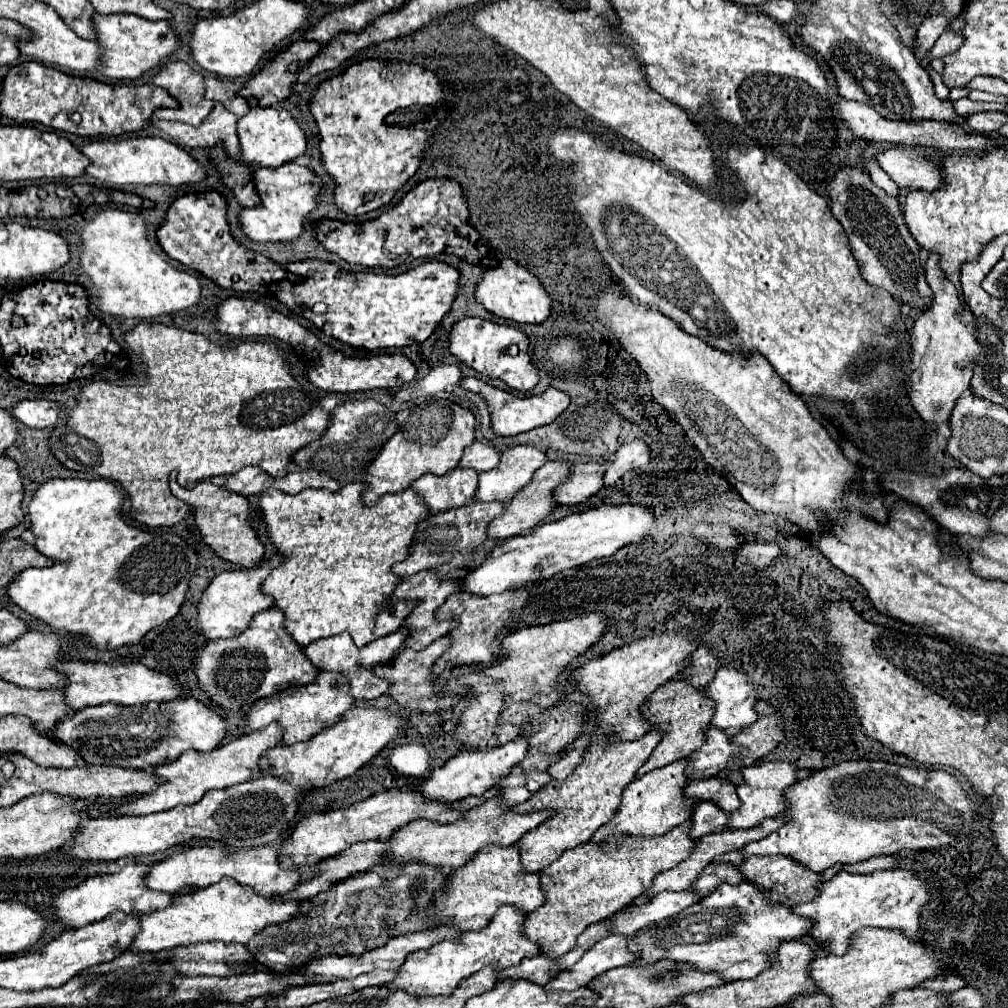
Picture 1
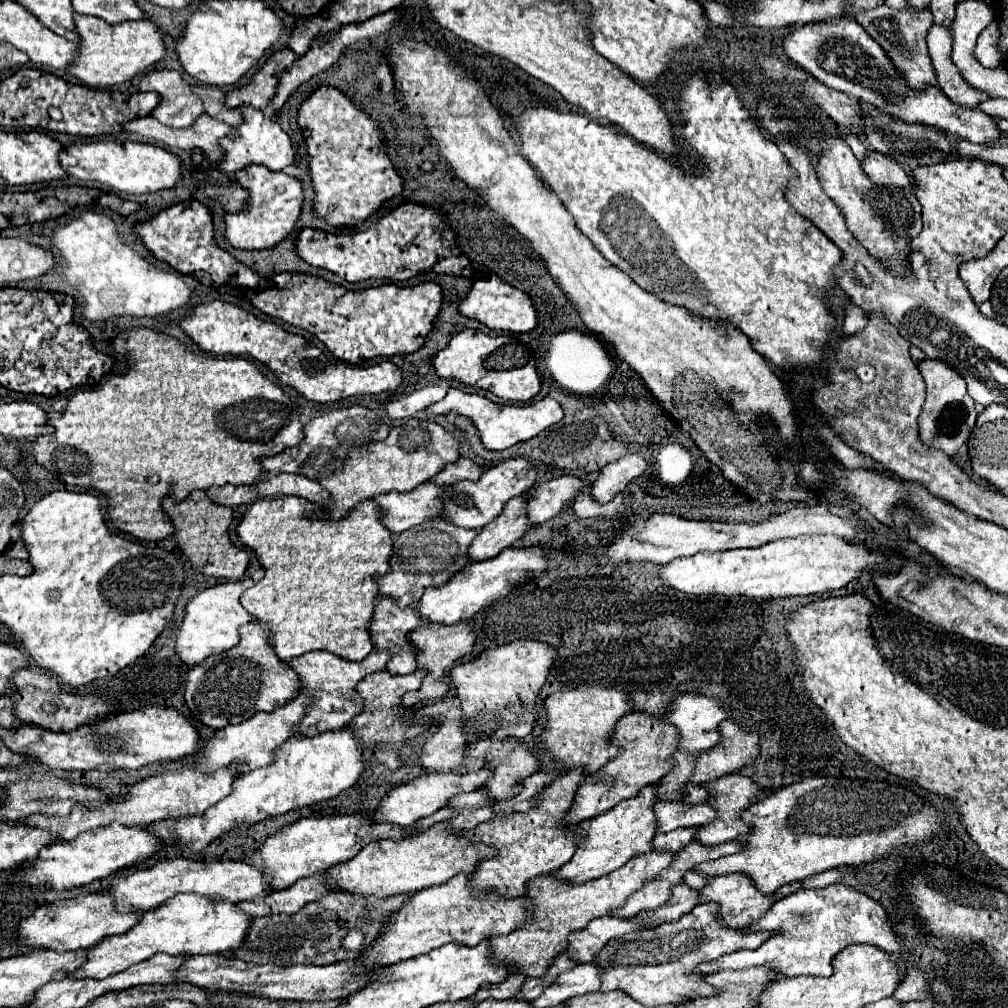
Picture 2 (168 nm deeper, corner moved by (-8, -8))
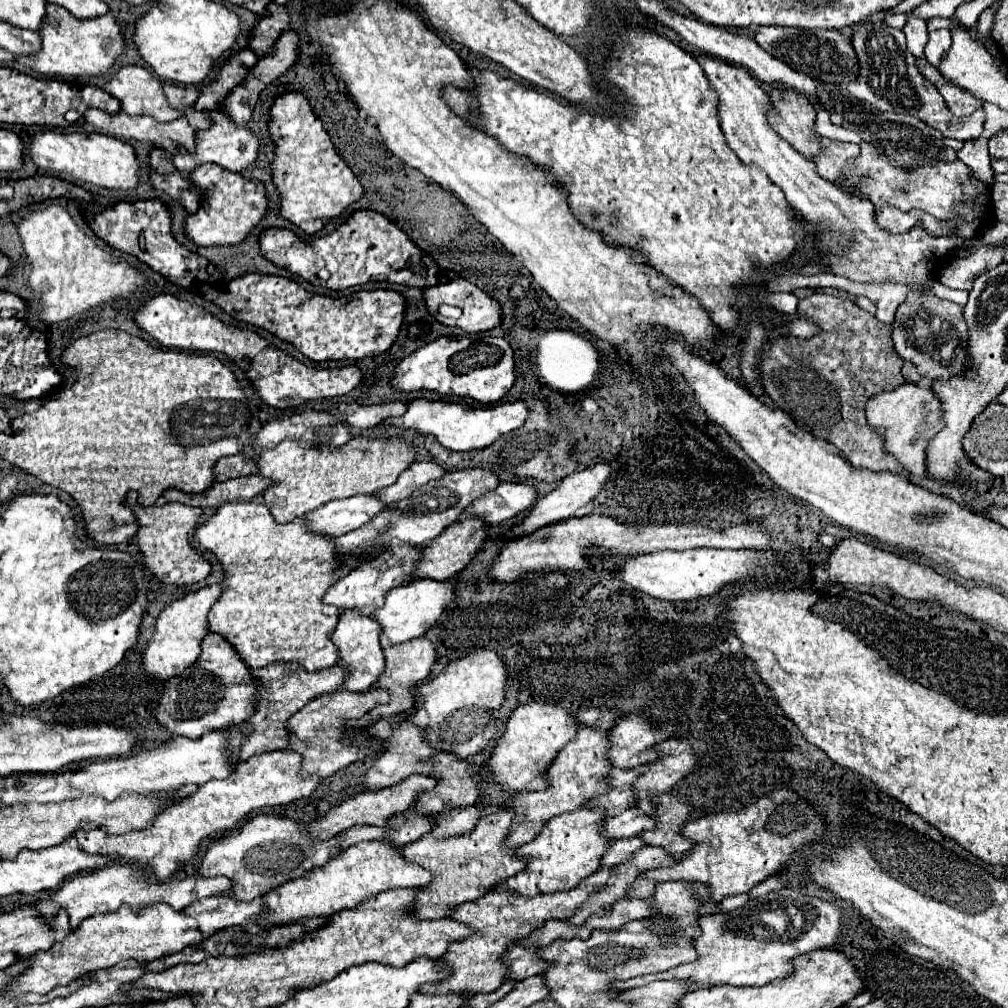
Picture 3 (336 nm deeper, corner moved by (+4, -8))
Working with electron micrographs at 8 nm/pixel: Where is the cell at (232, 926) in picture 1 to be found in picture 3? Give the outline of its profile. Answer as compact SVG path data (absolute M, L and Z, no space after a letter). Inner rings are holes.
M167 904L143 906L137 912L133 912L131 906L121 906L119 910L115 910L115 914L95 914L83 920L77 926L75 934L71 934L71 938L59 942L59 946L51 946L51 950L45 950L43 954L35 954L35 958L29 958L29 968L23 974L19 974L19 978L15 978L15 982L7 988L5 994L47 994L55 986L67 986L71 980L87 972L111 968L117 962L131 958L151 962L155 958L175 954L187 946L195 948L201 942L203 934L199 932L199 928L187 928L187 914Z

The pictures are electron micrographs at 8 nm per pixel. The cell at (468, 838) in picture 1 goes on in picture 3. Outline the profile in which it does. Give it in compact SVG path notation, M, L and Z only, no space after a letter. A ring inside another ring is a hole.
M389 840L359 842L343 850L337 858L331 858L325 866L319 866L297 880L271 890L263 896L267 910L261 914L263 924L289 924L303 916L333 916L341 910L353 910L367 898L393 888L421 888L433 880L433 874L423 866L407 860L401 848Z

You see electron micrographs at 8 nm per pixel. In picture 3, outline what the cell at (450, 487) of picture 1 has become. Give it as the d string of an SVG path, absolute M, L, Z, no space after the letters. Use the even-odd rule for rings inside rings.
M357 494L351 498L331 500L305 518L309 530L329 536L341 536L367 524L387 508L391 508L391 504L385 504L375 494Z

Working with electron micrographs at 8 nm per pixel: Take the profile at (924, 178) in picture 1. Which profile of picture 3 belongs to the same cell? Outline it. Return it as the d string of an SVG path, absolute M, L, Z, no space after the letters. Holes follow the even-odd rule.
M821 138L821 142L823 142L823 154L815 160L817 172L821 178L839 184L843 176L841 168L849 166L849 162L853 162L859 156L859 148L857 144L845 144L829 138Z

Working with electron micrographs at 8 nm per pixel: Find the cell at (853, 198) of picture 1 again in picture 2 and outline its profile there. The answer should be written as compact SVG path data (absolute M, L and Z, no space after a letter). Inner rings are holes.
M831 136L819 152L815 166L823 192L843 210L845 222L859 238L859 242L881 262L895 272L903 272L901 264L909 242L921 232L921 206L915 196L915 188L897 188L897 186L879 186L873 184L861 170L861 162L853 156L851 148L841 136Z

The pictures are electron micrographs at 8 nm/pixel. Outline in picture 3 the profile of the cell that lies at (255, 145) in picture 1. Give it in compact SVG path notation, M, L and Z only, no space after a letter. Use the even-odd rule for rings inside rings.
M205 112L215 124L209 130L199 130L197 132L197 148L195 154L187 154L187 152L179 152L177 156L173 156L173 164L177 166L177 170L181 172L193 172L197 166L207 164L207 162L215 162L231 172L243 172L247 168L251 168L257 162L259 156L259 136L255 132L251 132L245 126L239 126L235 122L231 122L231 118L225 112Z

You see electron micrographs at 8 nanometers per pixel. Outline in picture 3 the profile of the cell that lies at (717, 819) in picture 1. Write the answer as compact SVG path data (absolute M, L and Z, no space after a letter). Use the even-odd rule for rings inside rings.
M639 836L635 838L627 838L627 840L619 840L619 842L613 842L607 850L607 854L603 856L603 864L605 866L615 866L615 864L621 864L625 858L633 856L637 850L641 850L645 846L645 842L641 842Z

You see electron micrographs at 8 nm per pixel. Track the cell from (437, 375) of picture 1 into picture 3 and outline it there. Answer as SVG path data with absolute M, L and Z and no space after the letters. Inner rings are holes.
M395 400L395 402L385 402L385 404L373 404L373 406L359 406L359 404L341 404L339 410L345 418L347 424L351 424L357 430L365 428L375 428L389 416L401 416L407 412L407 402Z

